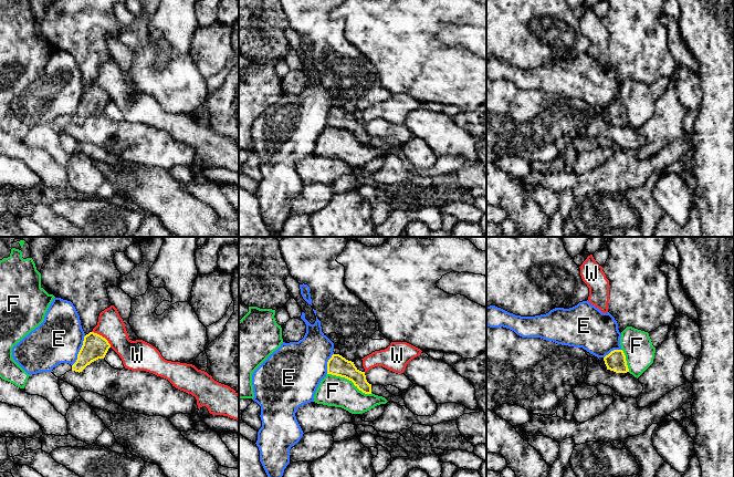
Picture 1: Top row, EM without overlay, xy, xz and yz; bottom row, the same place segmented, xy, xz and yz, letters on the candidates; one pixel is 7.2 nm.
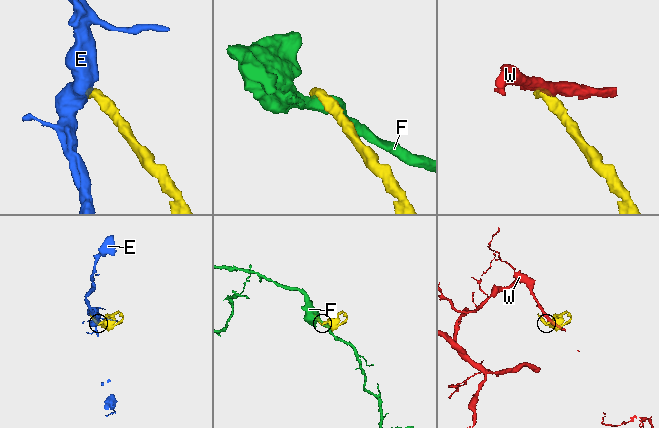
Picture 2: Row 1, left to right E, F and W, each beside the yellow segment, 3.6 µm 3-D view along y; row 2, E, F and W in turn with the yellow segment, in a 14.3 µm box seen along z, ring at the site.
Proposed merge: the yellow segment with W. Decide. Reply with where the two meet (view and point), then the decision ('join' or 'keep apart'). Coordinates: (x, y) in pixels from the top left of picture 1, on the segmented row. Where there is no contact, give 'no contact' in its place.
meets yellow in xy at (102, 336); keep apart

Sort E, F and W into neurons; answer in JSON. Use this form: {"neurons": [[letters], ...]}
{"neurons": [["E"], ["F"], ["W"]]}

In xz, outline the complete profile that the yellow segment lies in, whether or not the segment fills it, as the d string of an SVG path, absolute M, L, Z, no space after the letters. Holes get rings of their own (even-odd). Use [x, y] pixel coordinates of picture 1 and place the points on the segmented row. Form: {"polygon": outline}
{"polygon": "M333 354L327 362L327 374L345 377L365 394L371 394L371 384L366 380L365 372L359 371L354 362L339 354Z"}

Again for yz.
{"polygon": "M614 350L605 357L600 357L599 364L601 367L614 371L616 373L629 372L626 355L622 350Z"}

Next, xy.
{"polygon": "M90 332L84 336L83 345L77 354L76 362L71 365L69 363L61 363L53 367L52 373L56 377L61 377L69 371L82 372L92 362L104 359L111 344L102 335Z"}

